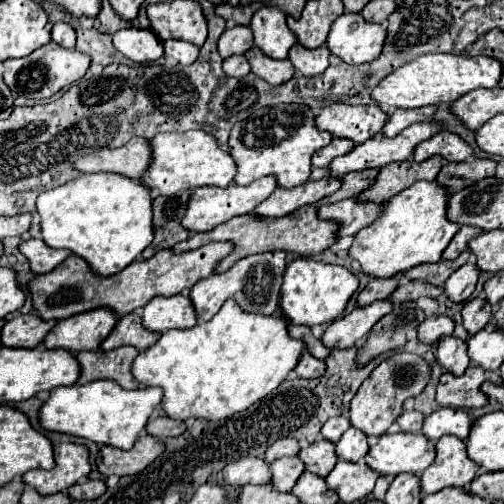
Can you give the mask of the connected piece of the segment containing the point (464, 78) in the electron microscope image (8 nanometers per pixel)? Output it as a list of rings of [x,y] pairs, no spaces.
[[[436,53],[418,57],[396,71],[392,71],[386,79],[382,79],[370,93],[376,103],[386,103],[400,109],[418,109],[424,105],[438,105],[438,103],[452,103],[464,93],[472,89],[492,89],[498,85],[502,77],[500,65],[488,57],[466,57],[466,55],[450,55],[450,53]]]

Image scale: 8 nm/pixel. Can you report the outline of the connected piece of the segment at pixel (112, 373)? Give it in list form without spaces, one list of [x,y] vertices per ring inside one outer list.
[[[118,347],[106,353],[102,353],[100,349],[76,353],[76,359],[80,363],[78,385],[84,385],[96,379],[110,379],[110,381],[116,381],[122,389],[138,387],[138,383],[130,373],[130,365],[136,355],[138,351],[134,347]]]

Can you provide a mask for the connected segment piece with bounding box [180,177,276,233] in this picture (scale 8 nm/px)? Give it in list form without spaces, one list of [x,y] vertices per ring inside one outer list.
[[[262,177],[258,181],[252,181],[246,187],[238,187],[234,183],[230,183],[224,189],[218,187],[198,187],[190,193],[190,201],[186,207],[186,215],[180,221],[180,225],[190,231],[190,233],[204,233],[204,231],[212,231],[216,225],[230,221],[236,215],[246,215],[252,213],[256,209],[258,203],[262,203],[266,197],[270,197],[270,193],[276,189],[276,179],[274,177]]]

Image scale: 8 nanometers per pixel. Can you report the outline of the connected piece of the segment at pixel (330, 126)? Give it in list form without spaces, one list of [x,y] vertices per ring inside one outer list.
[[[334,103],[324,107],[314,119],[314,125],[320,131],[328,131],[332,137],[350,139],[356,145],[380,133],[384,123],[386,123],[386,113],[380,111],[380,107],[374,103],[362,107]]]

